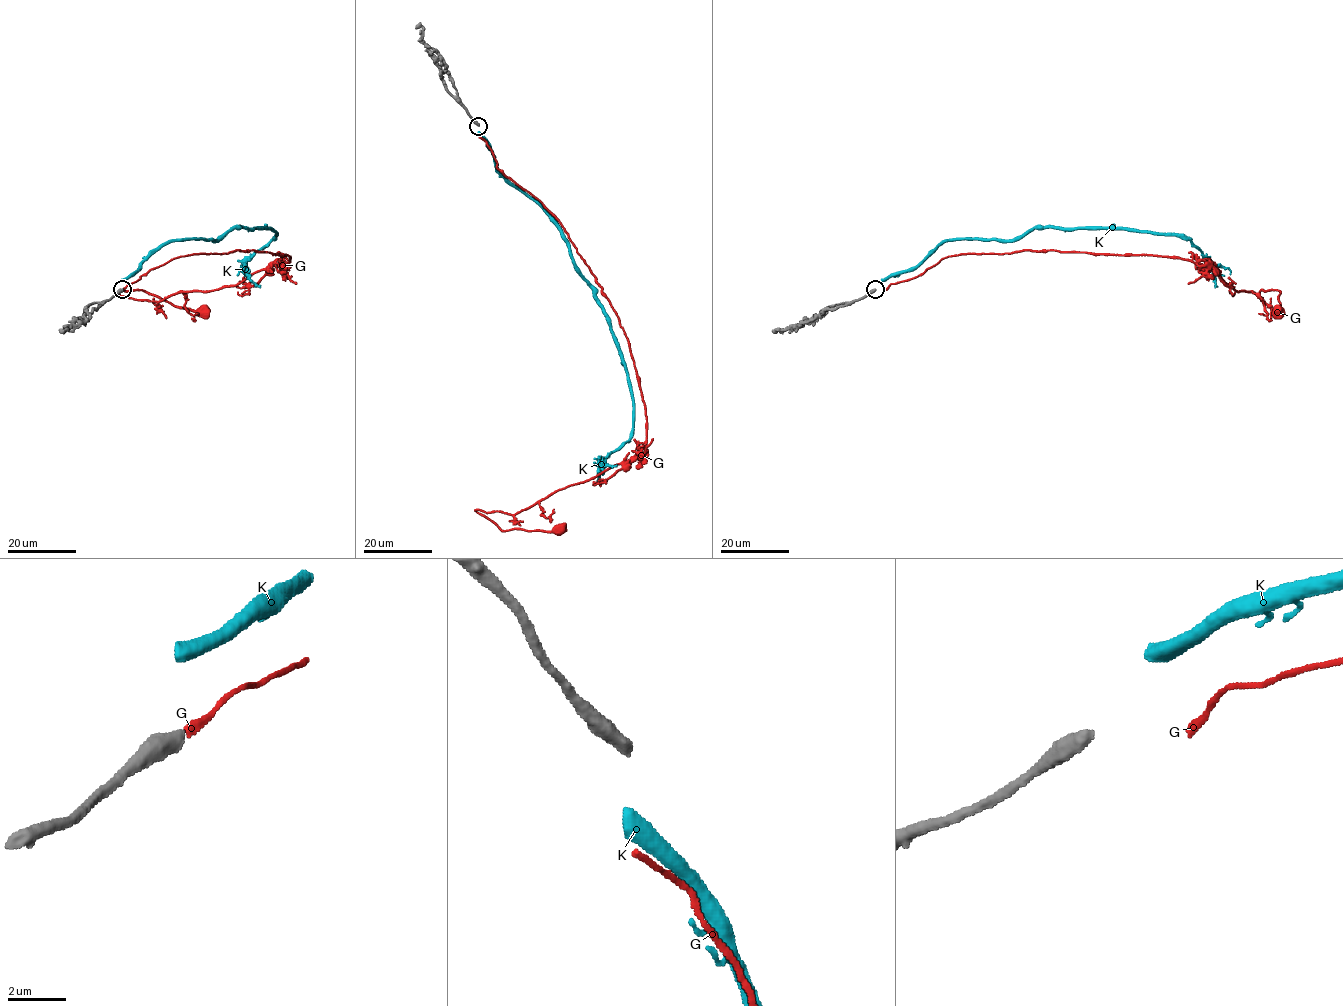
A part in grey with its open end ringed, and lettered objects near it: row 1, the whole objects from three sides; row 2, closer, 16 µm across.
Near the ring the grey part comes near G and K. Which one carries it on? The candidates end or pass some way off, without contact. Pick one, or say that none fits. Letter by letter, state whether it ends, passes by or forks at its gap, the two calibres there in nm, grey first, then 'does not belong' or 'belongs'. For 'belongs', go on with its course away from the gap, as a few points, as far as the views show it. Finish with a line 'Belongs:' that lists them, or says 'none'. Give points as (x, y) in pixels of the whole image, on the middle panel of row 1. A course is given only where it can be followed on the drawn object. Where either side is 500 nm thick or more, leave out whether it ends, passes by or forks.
G: it ends | 420/280 nm | does not belong
K: 420/550 nm | does not belong
Belongs: none

